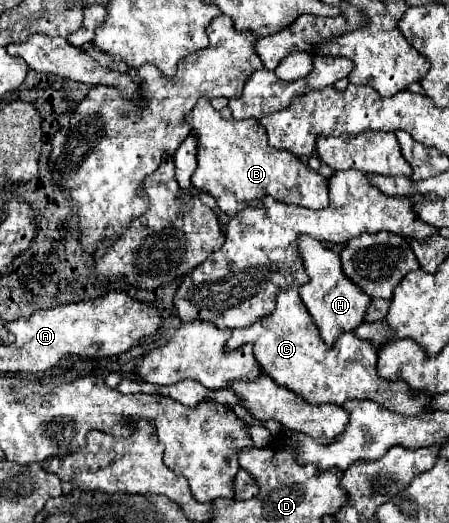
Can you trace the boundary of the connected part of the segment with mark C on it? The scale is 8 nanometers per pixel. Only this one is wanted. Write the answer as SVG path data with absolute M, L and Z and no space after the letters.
M298 287L286 289L278 295L276 309L262 321L234 329L228 341L230 349L236 349L244 343L254 345L254 357L258 359L262 371L270 375L278 385L288 387L296 395L302 395L312 405L344 405L348 399L370 399L388 407L394 413L402 415L420 415L432 395L414 391L406 381L386 381L376 375L376 349L370 341L358 339L354 333L344 333L334 347L326 347L320 339L320 333L310 319L306 307L300 301Z

